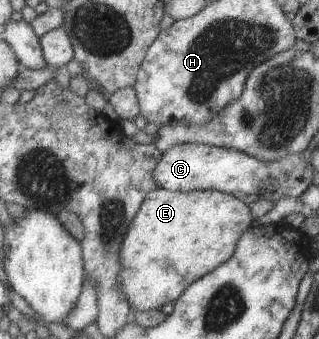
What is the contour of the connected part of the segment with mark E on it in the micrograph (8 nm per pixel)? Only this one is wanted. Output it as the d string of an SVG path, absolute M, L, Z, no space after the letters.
M157 188L144 195L144 201L132 219L120 245L120 291L133 311L160 309L170 301L176 301L180 293L194 281L210 273L232 257L238 237L250 227L253 222L248 205L232 195L217 190L192 190L182 193L172 193L166 189Z

